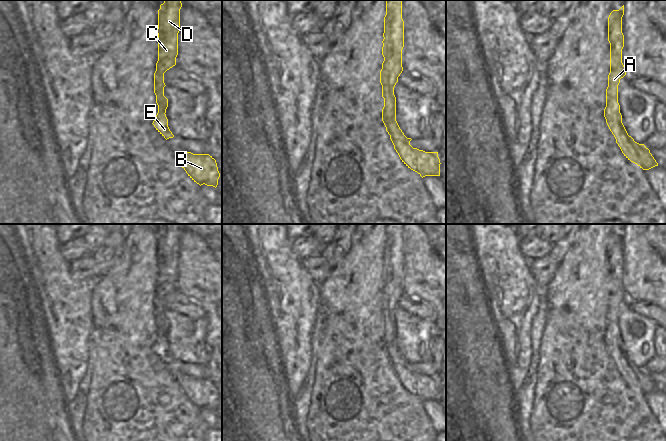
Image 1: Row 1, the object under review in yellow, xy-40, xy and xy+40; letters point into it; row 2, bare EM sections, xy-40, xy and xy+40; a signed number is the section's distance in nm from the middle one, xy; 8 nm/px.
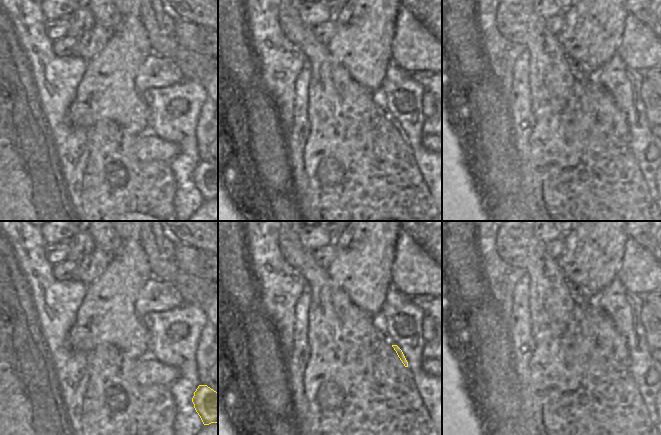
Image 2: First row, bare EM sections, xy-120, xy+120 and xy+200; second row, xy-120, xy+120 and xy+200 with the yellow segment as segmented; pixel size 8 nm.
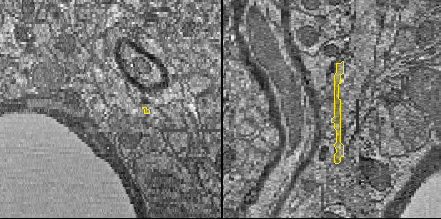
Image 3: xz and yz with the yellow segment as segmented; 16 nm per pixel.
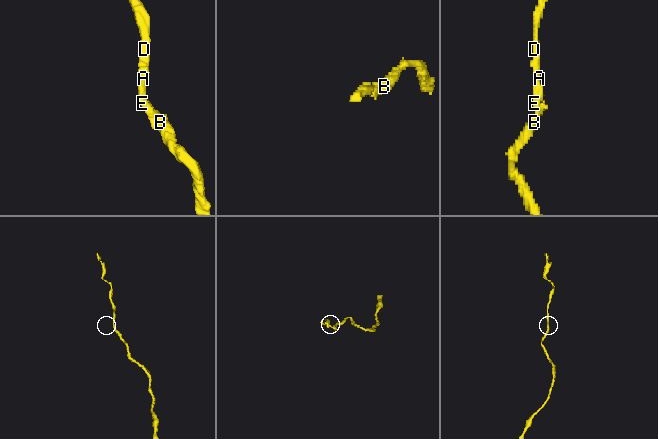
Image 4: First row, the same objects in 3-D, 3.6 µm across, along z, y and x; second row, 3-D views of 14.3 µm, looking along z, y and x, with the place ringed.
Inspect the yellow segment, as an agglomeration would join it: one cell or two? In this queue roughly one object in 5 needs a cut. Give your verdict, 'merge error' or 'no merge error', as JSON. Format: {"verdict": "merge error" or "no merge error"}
{"verdict": "no merge error"}

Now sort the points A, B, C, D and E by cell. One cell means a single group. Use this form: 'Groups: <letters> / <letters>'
Groups: A B C D E.

